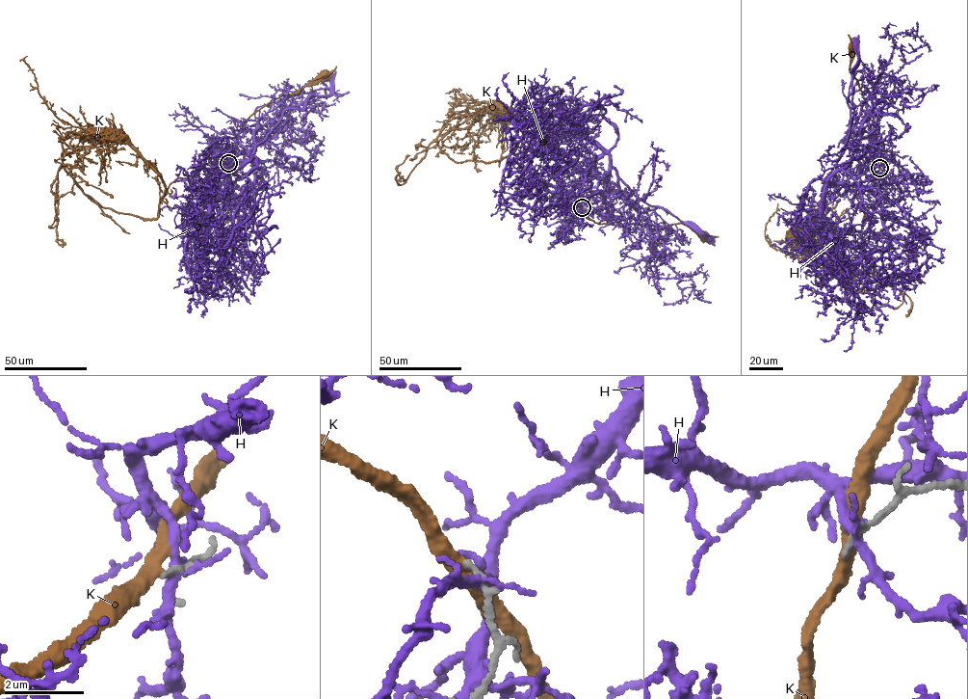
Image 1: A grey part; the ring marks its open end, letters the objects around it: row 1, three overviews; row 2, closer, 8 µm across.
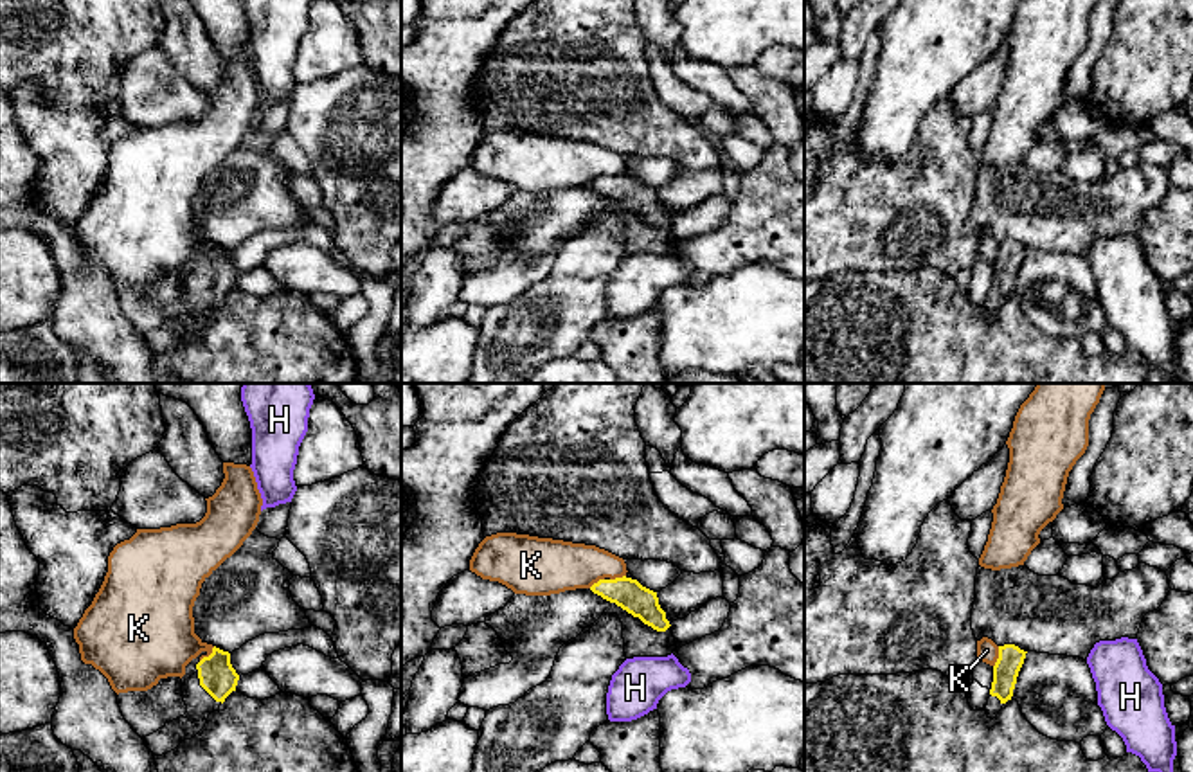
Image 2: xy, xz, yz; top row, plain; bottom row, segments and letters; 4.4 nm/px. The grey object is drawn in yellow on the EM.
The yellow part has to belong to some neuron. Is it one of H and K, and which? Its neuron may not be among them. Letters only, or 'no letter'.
no letter

